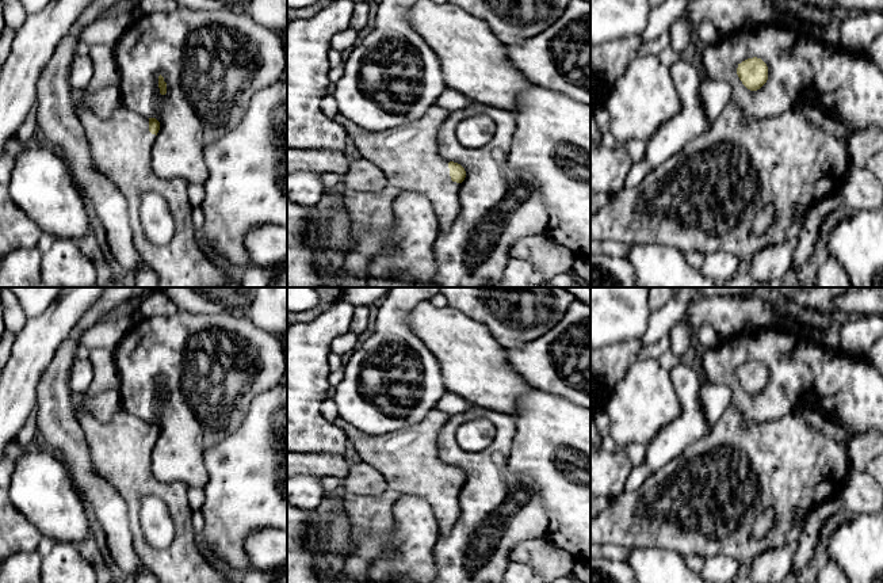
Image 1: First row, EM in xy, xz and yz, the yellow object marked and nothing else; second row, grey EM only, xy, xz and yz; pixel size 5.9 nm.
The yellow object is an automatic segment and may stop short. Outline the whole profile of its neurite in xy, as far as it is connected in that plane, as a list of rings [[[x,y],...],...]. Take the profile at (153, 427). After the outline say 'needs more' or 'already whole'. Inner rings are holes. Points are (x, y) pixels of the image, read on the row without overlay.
[[[92,347],[89,359],[95,366],[93,381],[84,393],[73,393],[72,403],[93,472],[110,483],[126,502],[137,556],[156,575],[158,583],[234,583],[214,568],[196,545],[188,485],[180,481],[161,483],[152,472],[152,451],[160,426],[123,409],[108,423],[102,423],[80,408],[85,399],[104,389],[119,390],[114,353]],[[148,495],[157,496],[167,504],[175,523],[175,538],[165,549],[152,548],[141,529],[141,502]]]; needs more

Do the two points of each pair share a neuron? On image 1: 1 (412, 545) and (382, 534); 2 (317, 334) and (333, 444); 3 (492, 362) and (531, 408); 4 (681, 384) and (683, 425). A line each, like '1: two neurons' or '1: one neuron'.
1: two neurons
2: one neuron
3: two neurons
4: one neuron

